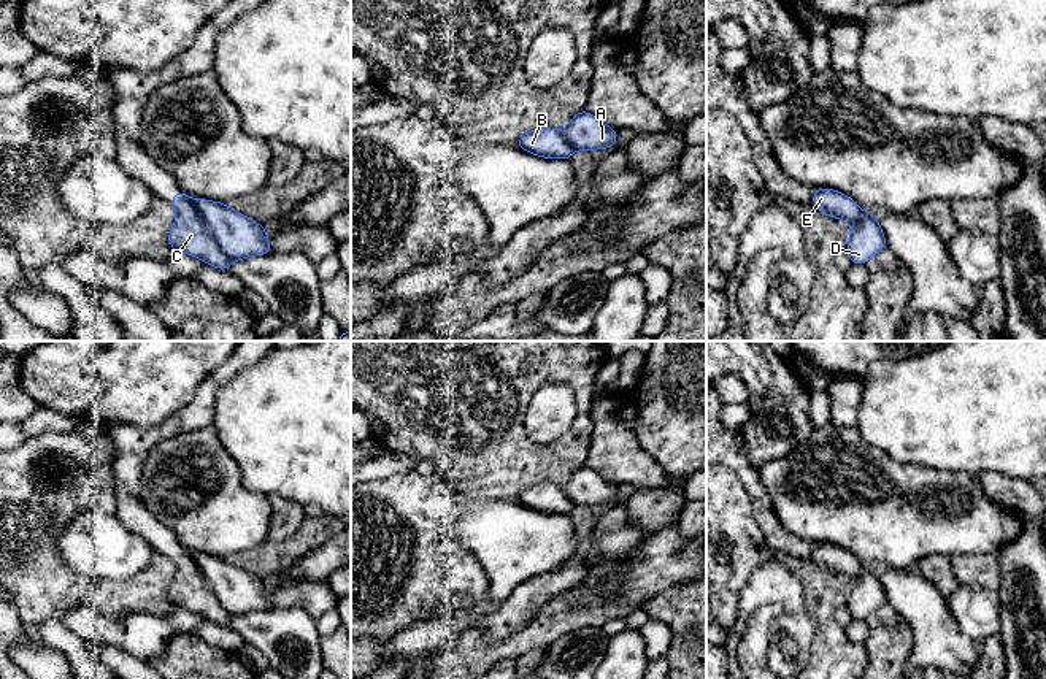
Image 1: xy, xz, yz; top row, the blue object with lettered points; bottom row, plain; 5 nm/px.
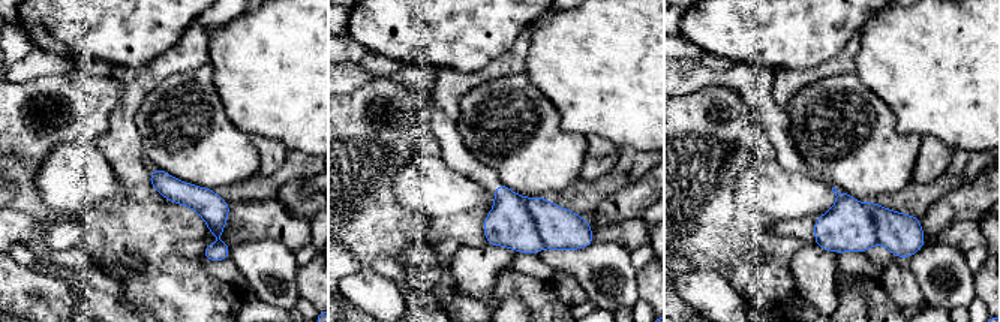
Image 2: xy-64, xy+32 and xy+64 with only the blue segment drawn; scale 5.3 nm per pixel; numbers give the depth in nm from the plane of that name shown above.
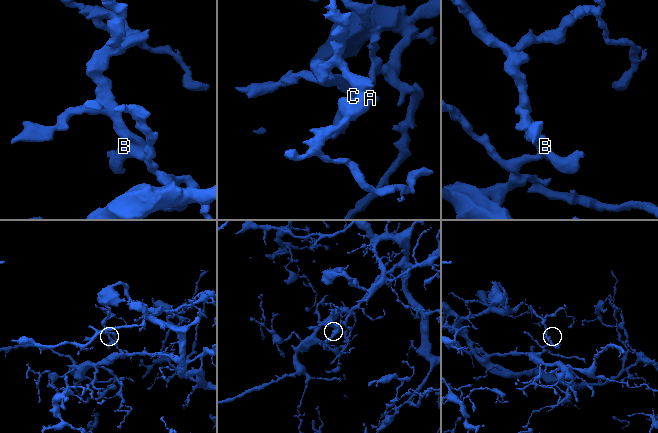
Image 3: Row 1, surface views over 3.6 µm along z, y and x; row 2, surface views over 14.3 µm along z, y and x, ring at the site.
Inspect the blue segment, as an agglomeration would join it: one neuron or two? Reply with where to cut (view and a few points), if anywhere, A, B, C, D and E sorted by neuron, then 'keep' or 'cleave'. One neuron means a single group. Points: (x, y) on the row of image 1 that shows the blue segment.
cut in xy along (189, 200), (218, 246), (234, 259); A E / B C D; cleave

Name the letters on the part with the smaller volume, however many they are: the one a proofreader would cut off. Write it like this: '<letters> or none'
A, E

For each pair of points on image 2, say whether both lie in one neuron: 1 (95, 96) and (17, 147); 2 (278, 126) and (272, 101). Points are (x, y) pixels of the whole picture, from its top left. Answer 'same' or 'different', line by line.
1: same
2: same

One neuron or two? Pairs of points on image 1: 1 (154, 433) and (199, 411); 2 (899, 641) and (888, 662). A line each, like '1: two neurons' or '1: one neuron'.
1: one neuron
2: one neuron

